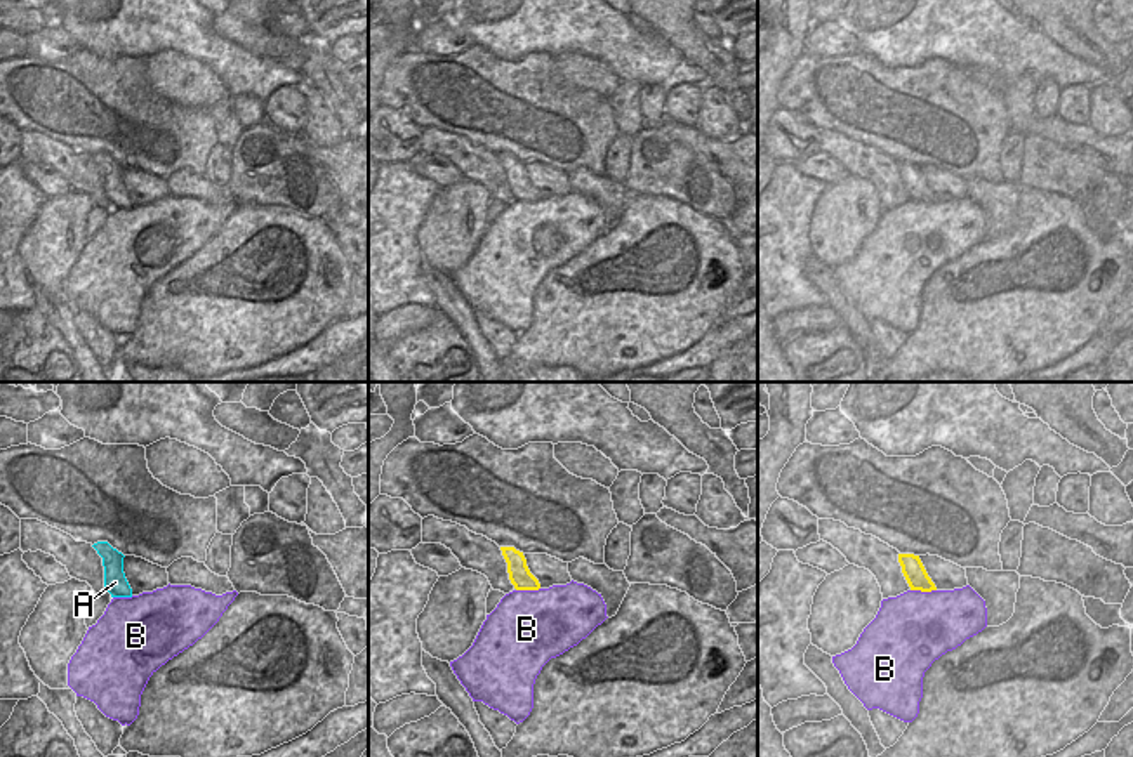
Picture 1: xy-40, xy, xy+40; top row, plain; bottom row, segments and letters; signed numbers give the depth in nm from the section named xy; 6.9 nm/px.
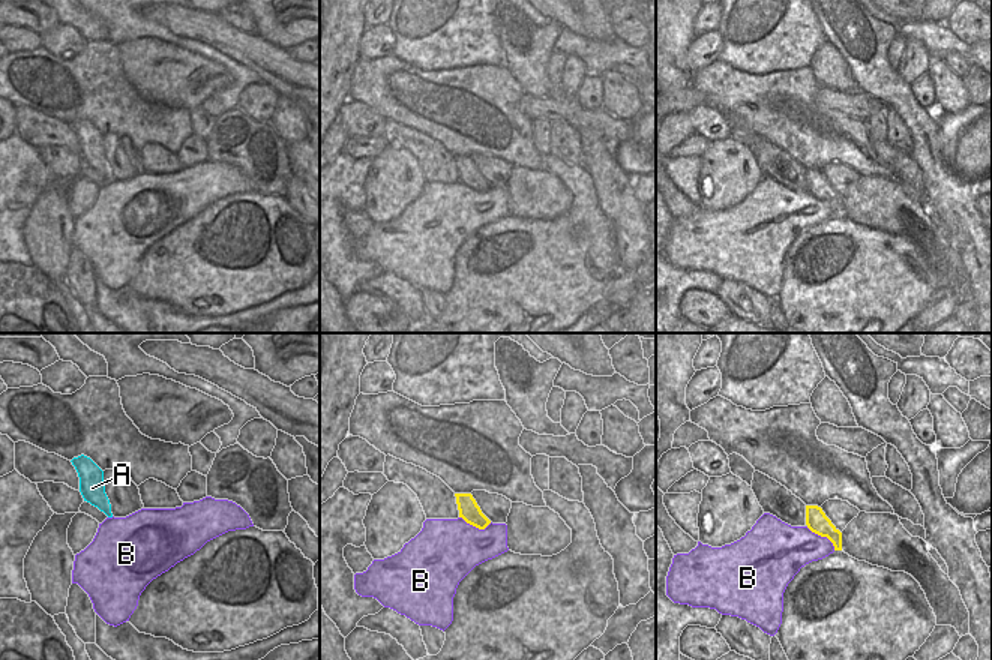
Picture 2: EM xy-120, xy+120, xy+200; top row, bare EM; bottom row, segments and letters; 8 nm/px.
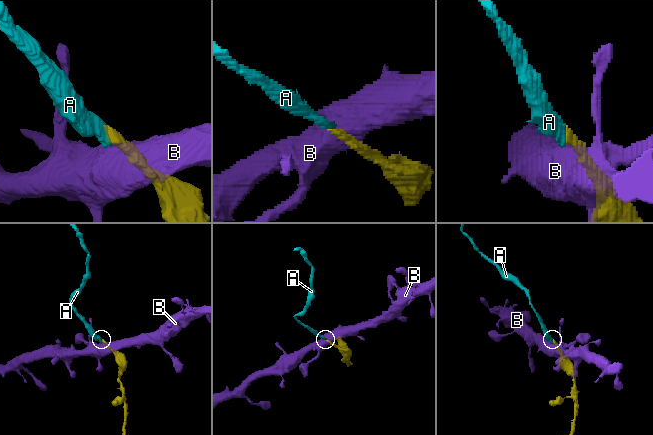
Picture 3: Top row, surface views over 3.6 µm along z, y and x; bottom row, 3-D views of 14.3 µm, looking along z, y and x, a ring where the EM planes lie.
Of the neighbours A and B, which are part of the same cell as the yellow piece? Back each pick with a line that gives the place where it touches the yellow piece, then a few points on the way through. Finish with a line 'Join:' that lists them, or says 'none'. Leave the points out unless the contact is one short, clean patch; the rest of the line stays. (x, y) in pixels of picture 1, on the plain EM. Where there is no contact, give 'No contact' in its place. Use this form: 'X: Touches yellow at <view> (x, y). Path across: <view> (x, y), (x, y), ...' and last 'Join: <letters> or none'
A: No contact
Join: A.

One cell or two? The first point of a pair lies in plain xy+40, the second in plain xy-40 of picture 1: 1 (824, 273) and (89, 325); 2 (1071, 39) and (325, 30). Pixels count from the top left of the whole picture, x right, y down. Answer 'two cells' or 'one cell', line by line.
1: two cells
2: two cells

